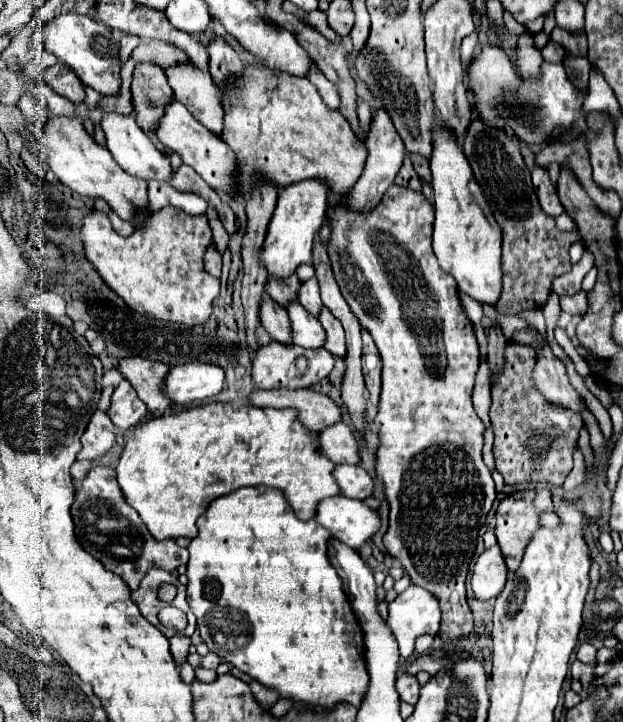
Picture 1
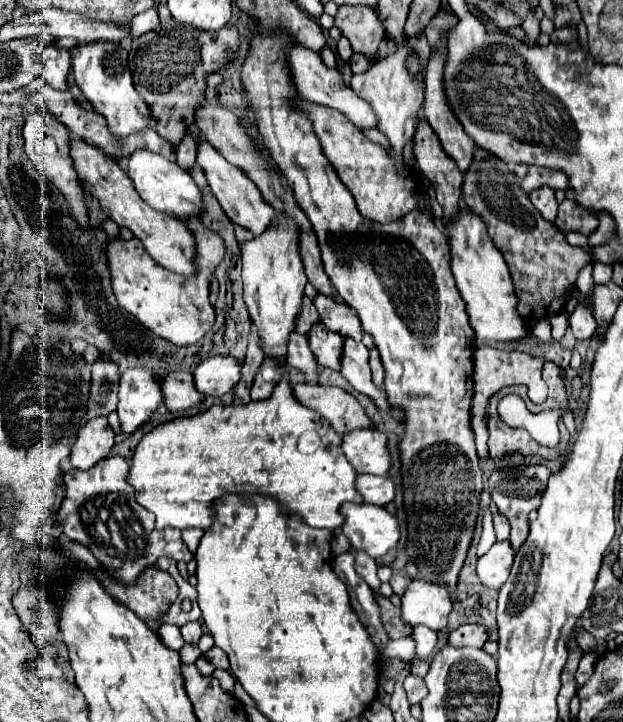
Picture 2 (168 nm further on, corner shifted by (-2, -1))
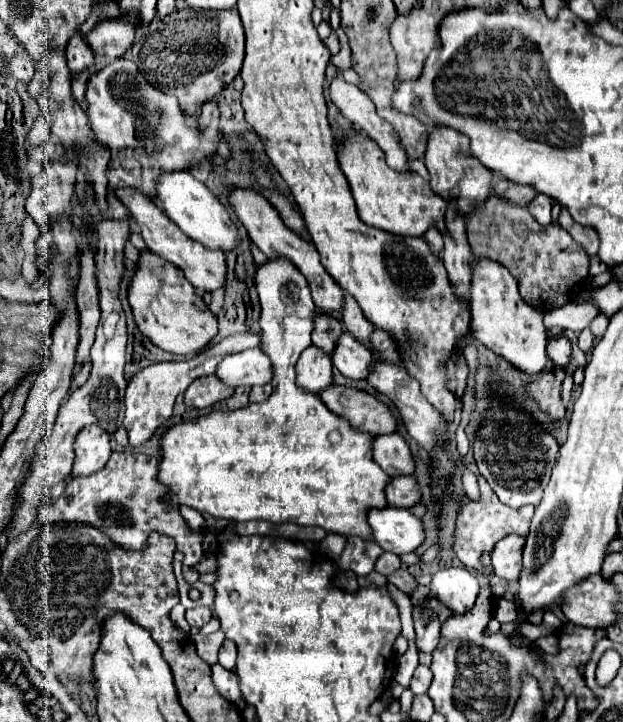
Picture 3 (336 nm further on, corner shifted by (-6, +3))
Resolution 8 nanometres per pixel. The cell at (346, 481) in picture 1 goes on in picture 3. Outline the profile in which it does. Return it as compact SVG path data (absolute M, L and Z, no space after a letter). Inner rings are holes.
M403 475L403 477L393 477L387 487L385 487L385 497L387 497L387 505L391 507L413 507L415 503L419 503L419 485L415 481L415 477L411 475Z

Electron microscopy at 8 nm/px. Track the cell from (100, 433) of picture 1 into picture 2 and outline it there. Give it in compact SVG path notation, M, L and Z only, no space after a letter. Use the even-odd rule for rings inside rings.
M105 417L87 421L77 435L77 441L71 449L71 465L75 469L91 469L97 461L105 459L115 443L115 433L111 431Z

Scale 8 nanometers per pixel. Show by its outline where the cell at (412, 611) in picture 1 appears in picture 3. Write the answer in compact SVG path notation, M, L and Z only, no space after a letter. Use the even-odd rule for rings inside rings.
M443 569L431 579L433 597L457 615L469 611L477 599L479 583L467 569Z

